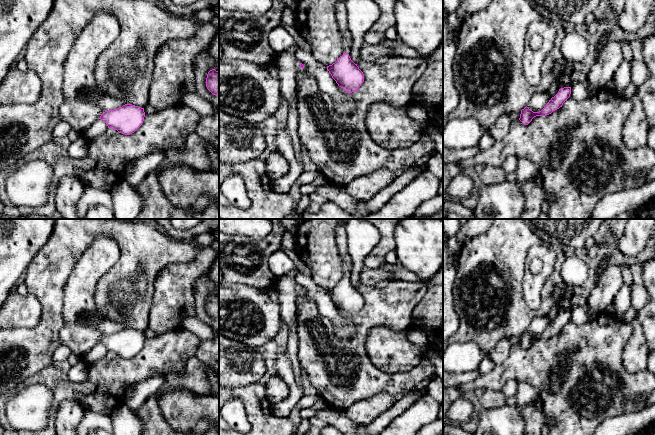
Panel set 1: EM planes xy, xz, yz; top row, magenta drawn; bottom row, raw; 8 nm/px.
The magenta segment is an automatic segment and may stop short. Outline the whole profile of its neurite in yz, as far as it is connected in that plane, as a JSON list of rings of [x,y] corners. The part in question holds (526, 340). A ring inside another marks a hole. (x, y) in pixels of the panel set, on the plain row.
[[[564,311],[559,313],[558,317],[552,321],[544,332],[539,336],[533,336],[527,330],[521,334],[519,344],[524,348],[528,349],[532,343],[536,340],[546,340],[551,338],[553,335],[562,331],[563,327],[570,321],[571,311]]]

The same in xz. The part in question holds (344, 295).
[[[342,221],[335,230],[336,244],[344,263],[344,277],[335,287],[327,290],[327,294],[339,311],[346,317],[356,316],[364,306],[364,298],[351,282],[353,261],[348,251],[348,235],[346,233],[346,222]]]

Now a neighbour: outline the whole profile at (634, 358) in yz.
[[[637,318],[629,323],[632,326],[632,334],[622,354],[623,367],[629,373],[647,370],[647,348],[642,327]]]

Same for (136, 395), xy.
[[[164,372],[130,386],[120,399],[129,408],[138,410],[163,384]]]

